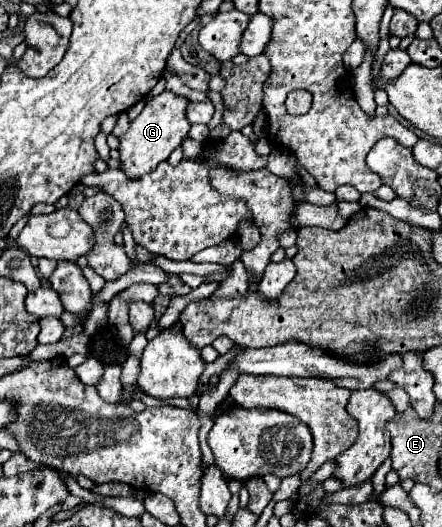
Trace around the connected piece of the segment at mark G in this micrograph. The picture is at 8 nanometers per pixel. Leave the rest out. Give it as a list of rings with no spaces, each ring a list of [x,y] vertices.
[[[162,91],[160,95],[152,97],[142,113],[130,123],[130,129],[120,137],[120,161],[124,163],[124,173],[130,179],[138,179],[158,167],[158,163],[166,161],[170,153],[180,147],[180,143],[188,137],[190,121],[186,119],[186,107],[190,101],[182,95],[172,91]]]

